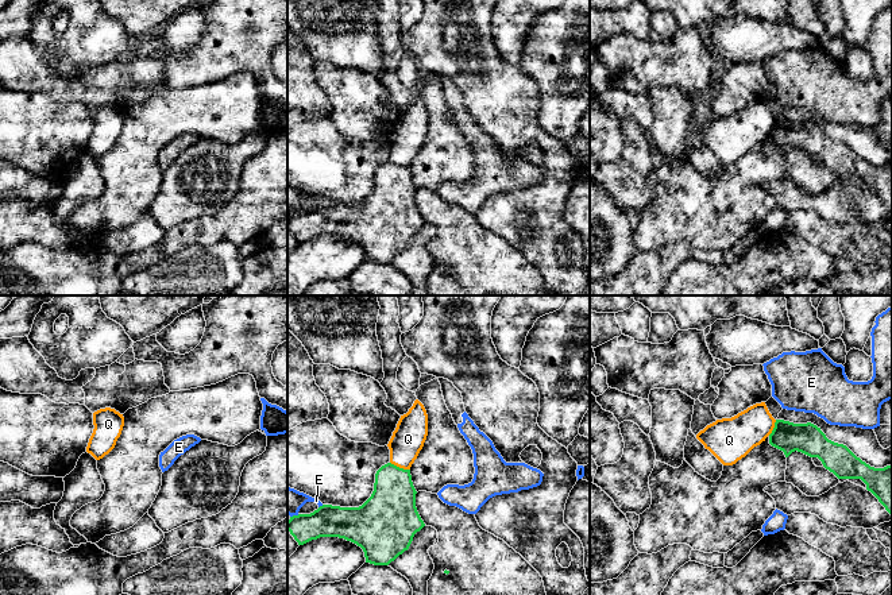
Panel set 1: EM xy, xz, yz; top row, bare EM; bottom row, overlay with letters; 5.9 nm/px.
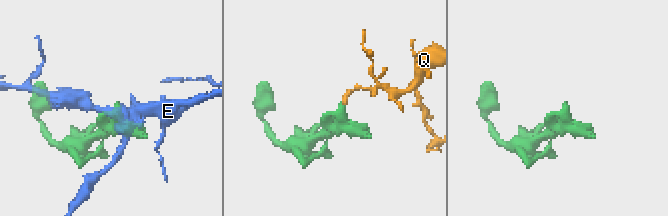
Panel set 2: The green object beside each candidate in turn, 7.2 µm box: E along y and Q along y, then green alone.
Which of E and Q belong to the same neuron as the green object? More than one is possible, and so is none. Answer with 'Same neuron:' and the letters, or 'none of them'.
Same neuron: none of them

